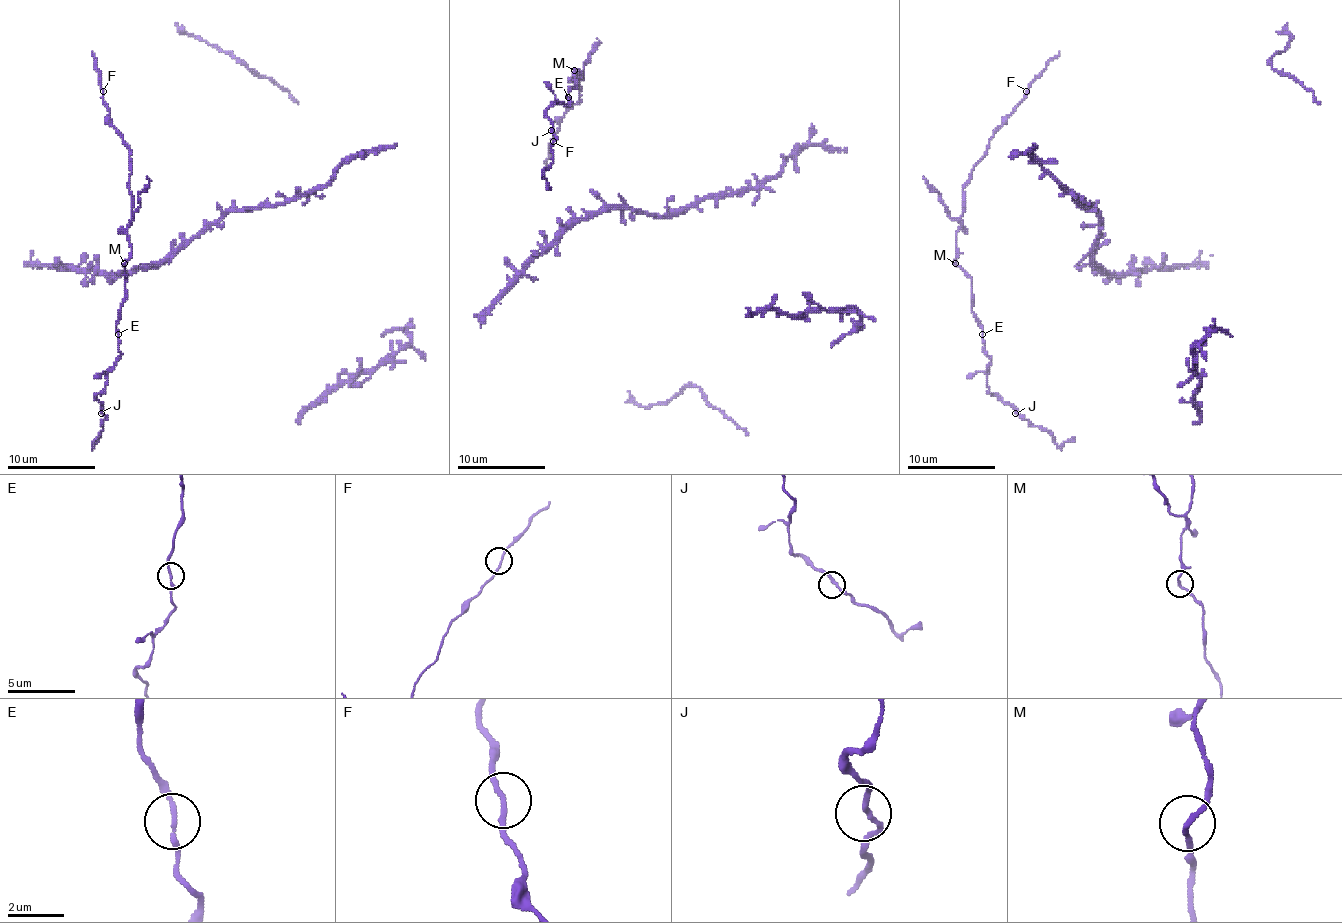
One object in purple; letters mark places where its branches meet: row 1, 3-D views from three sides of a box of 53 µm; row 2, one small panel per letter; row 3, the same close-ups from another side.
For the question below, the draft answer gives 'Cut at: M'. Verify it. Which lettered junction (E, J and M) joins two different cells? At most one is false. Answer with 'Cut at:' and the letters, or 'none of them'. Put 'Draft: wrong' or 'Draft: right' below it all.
Cut at: none of them
Draft: wrong

